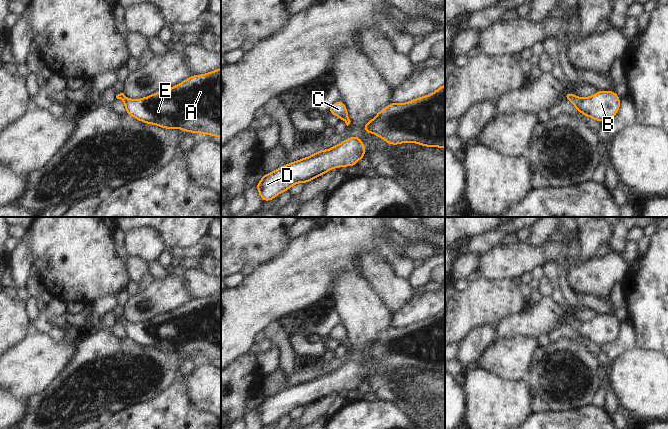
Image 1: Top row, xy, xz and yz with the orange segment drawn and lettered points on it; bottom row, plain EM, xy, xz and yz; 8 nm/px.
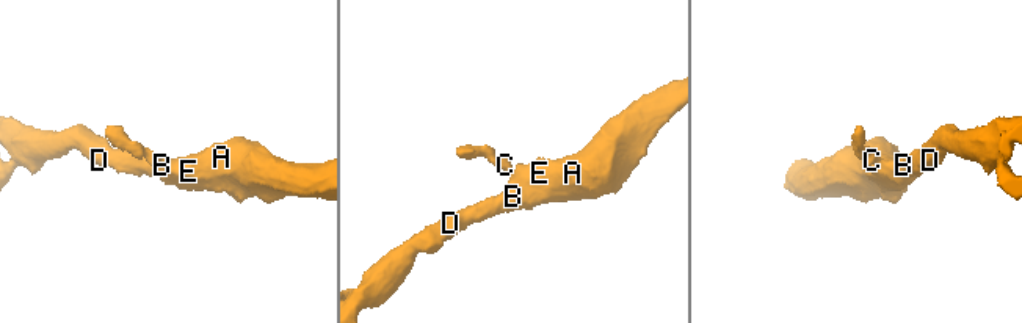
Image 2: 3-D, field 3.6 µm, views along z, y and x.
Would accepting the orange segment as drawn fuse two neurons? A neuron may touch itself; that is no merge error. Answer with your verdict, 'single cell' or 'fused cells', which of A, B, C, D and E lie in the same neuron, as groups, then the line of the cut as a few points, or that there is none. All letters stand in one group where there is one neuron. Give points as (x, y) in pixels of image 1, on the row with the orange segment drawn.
single cell; groups A B C D E; cut none

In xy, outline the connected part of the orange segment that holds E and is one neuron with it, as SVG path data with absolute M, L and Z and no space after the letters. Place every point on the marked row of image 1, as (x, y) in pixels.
M221 68L203 75L192 75L180 84L148 97L133 100L120 93L116 98L123 101L126 114L144 123L221 137Z

